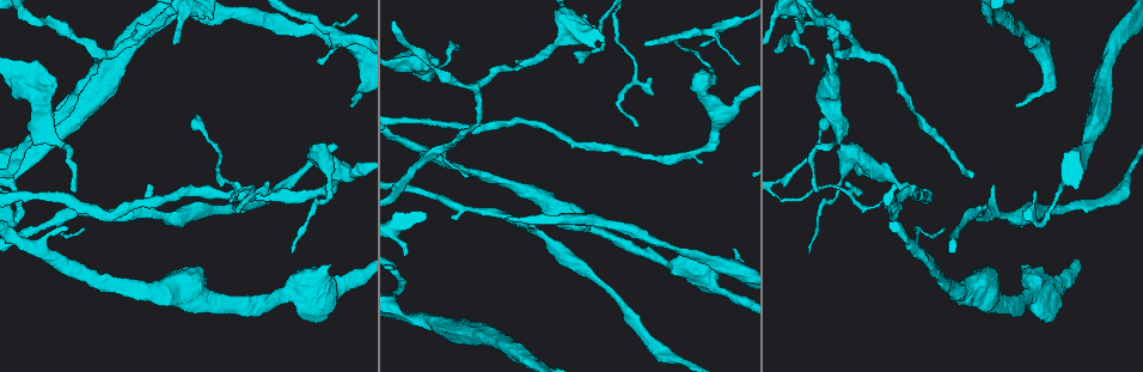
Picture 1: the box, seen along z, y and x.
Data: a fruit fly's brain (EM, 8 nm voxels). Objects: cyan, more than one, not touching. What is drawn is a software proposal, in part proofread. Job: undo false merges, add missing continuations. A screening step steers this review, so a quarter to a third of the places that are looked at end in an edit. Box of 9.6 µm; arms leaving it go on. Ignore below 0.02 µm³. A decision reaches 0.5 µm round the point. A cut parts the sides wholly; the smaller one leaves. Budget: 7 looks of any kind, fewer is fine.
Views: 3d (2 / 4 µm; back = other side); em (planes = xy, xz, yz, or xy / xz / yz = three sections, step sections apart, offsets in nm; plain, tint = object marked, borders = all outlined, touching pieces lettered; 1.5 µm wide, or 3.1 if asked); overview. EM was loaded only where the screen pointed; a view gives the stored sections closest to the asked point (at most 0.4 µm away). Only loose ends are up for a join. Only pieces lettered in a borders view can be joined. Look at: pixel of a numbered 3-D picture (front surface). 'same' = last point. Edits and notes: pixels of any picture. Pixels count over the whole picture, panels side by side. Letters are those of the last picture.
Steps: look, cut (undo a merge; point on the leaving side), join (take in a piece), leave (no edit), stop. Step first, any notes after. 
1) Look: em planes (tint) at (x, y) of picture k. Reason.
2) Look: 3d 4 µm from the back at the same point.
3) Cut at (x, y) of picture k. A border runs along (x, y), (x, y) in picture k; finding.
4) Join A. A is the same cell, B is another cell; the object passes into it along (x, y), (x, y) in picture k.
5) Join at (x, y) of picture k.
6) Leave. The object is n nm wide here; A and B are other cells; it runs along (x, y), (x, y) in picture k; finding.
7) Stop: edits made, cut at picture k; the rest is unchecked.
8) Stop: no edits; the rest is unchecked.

Look: em planes (borders) at (1062, 190) of picture 1. Thick turns thin.

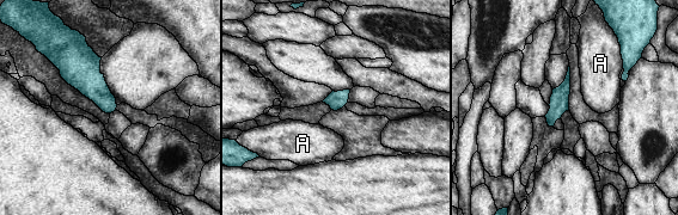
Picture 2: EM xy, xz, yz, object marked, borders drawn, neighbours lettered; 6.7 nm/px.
Leave. The object is 120 nm wide here; A is another cell; a border runs along (618, 44), (623, 68) in picture 2; continuous, no second neuron.

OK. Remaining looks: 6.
Look: em xz step 8 (tint) at (835, 187) of picture 1. Abrupt turn.

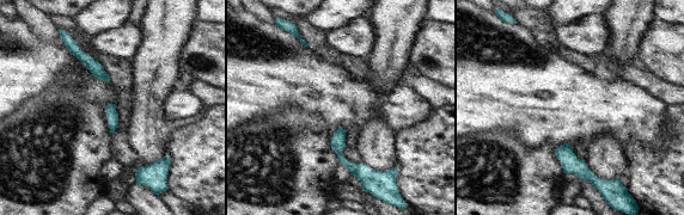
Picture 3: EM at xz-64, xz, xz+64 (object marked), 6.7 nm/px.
Look: em yz step 8 (borders) at the same point.

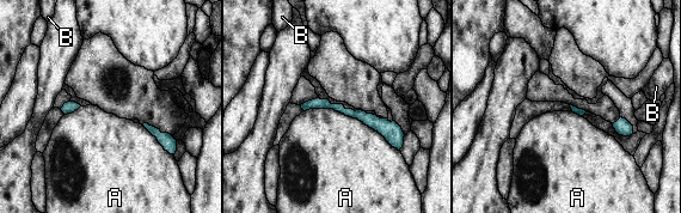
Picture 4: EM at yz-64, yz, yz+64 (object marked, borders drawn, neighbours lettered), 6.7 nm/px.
Leave. A and B are other cells; one neuron here.

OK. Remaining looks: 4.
Look: em xy step 4 (borders) at (808, 253) of picture 1. Long arm stops here.

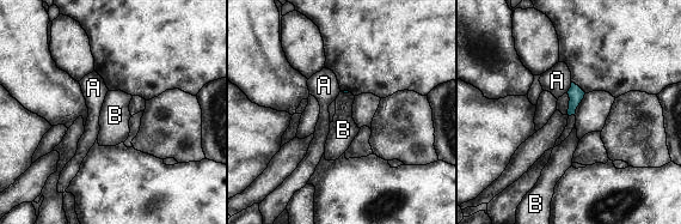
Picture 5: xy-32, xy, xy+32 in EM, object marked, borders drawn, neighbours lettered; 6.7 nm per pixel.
Look: em planes (borders) at the same point.

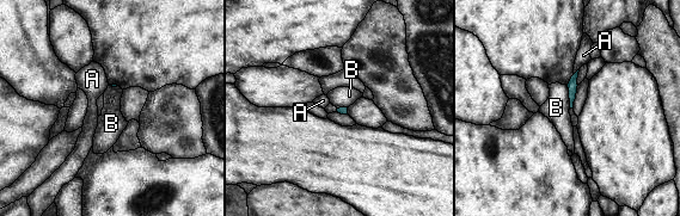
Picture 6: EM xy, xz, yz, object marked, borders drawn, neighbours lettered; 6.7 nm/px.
Leave. A and B are other cells; a border runs along (565, 85), (569, 92), (570, 108) in picture 6; no lettered piece goes on from it.

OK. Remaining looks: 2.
Stop: no edits; the rest is unchecked.

